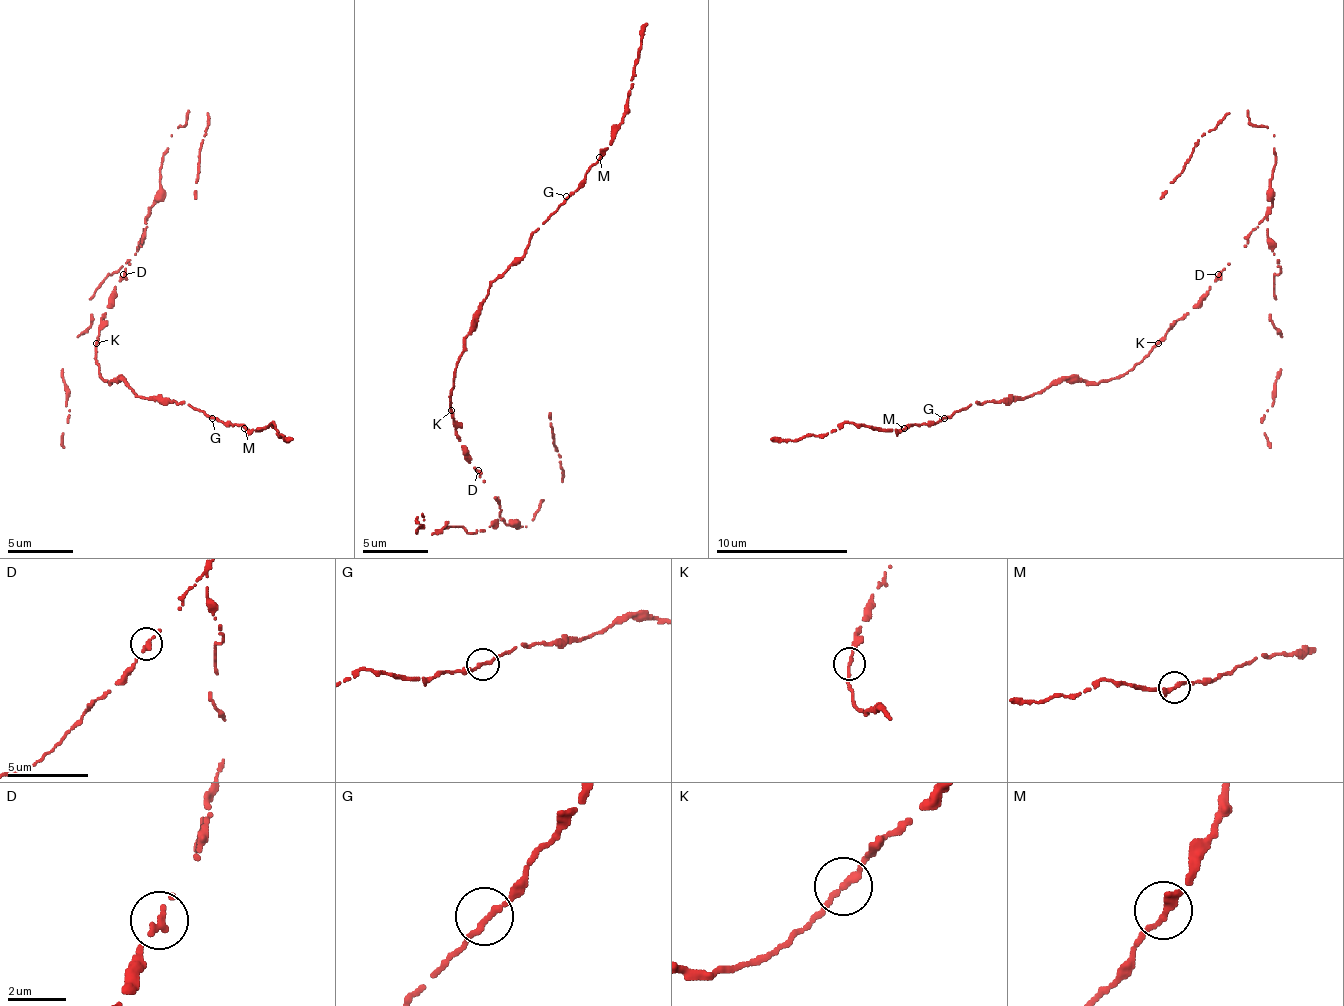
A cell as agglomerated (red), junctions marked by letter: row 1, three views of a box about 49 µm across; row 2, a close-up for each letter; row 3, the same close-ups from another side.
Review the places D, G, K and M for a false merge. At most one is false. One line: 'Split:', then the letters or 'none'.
Split: D

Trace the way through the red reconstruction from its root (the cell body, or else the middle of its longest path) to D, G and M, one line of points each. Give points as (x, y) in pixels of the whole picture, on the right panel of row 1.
D: (1158, 343), (1197, 303), (1217, 274)
G: (1158, 343), (1121, 376), (1102, 382), (1052, 382), (1042, 392), (1033, 392), (1026, 399), (977, 402), (944, 418)
M: (1158, 343), (1121, 376), (1102, 382), (1052, 382), (1026, 399), (977, 402), (937, 422), (904, 428)

